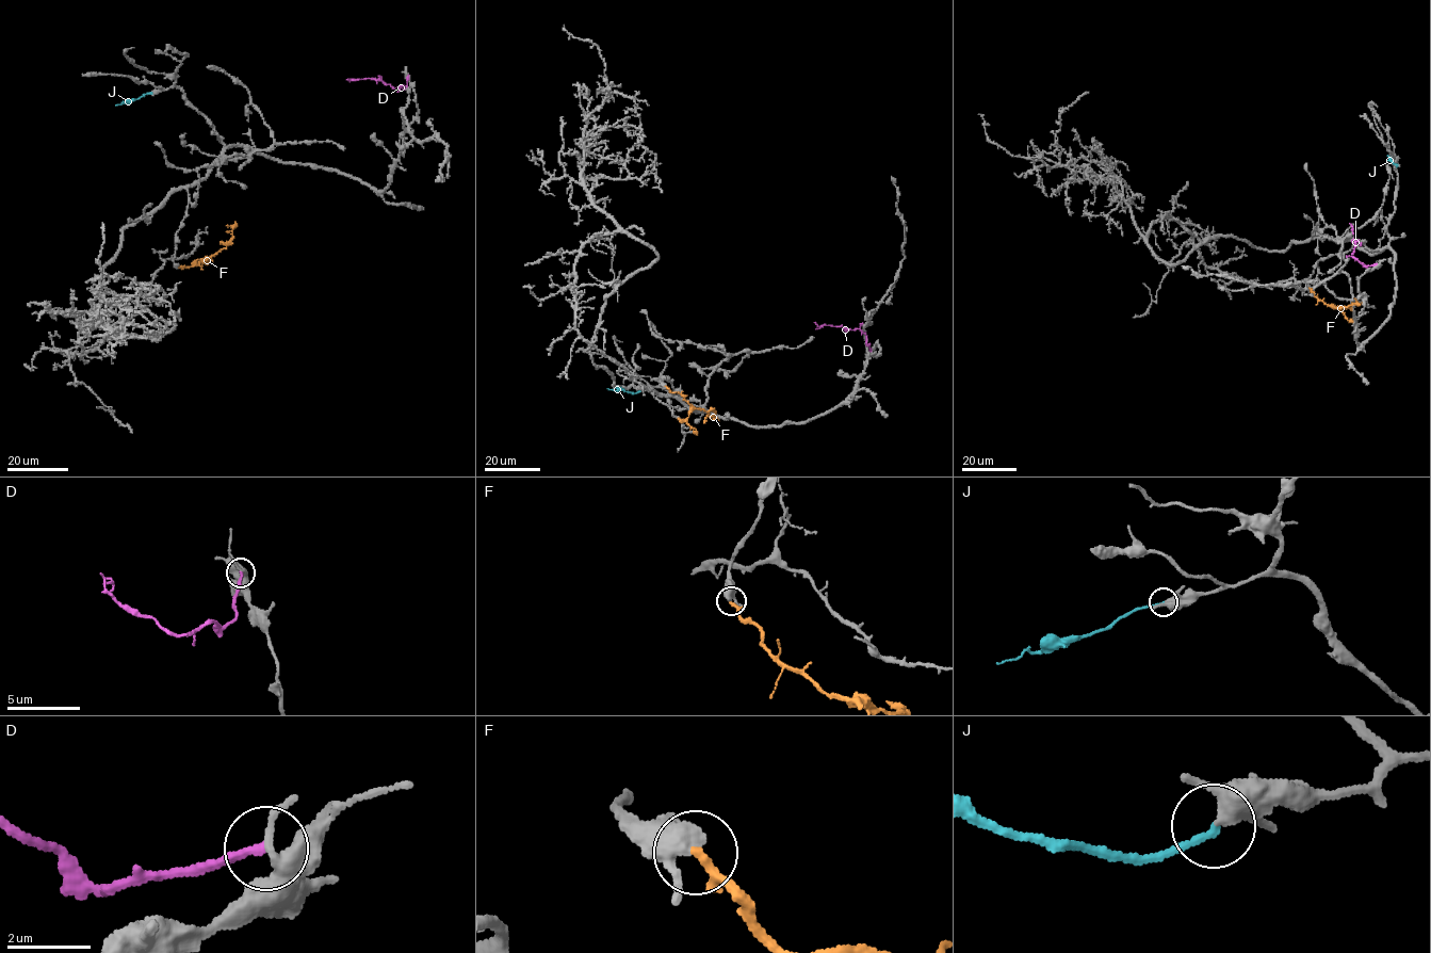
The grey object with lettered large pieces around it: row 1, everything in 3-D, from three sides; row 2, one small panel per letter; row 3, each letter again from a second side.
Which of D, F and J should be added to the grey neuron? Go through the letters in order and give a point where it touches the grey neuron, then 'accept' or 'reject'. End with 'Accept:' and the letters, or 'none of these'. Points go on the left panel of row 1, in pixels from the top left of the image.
D: (408, 76) | reject
F: (179, 267) | reject
J: (151, 93) | accept
Accept: J

